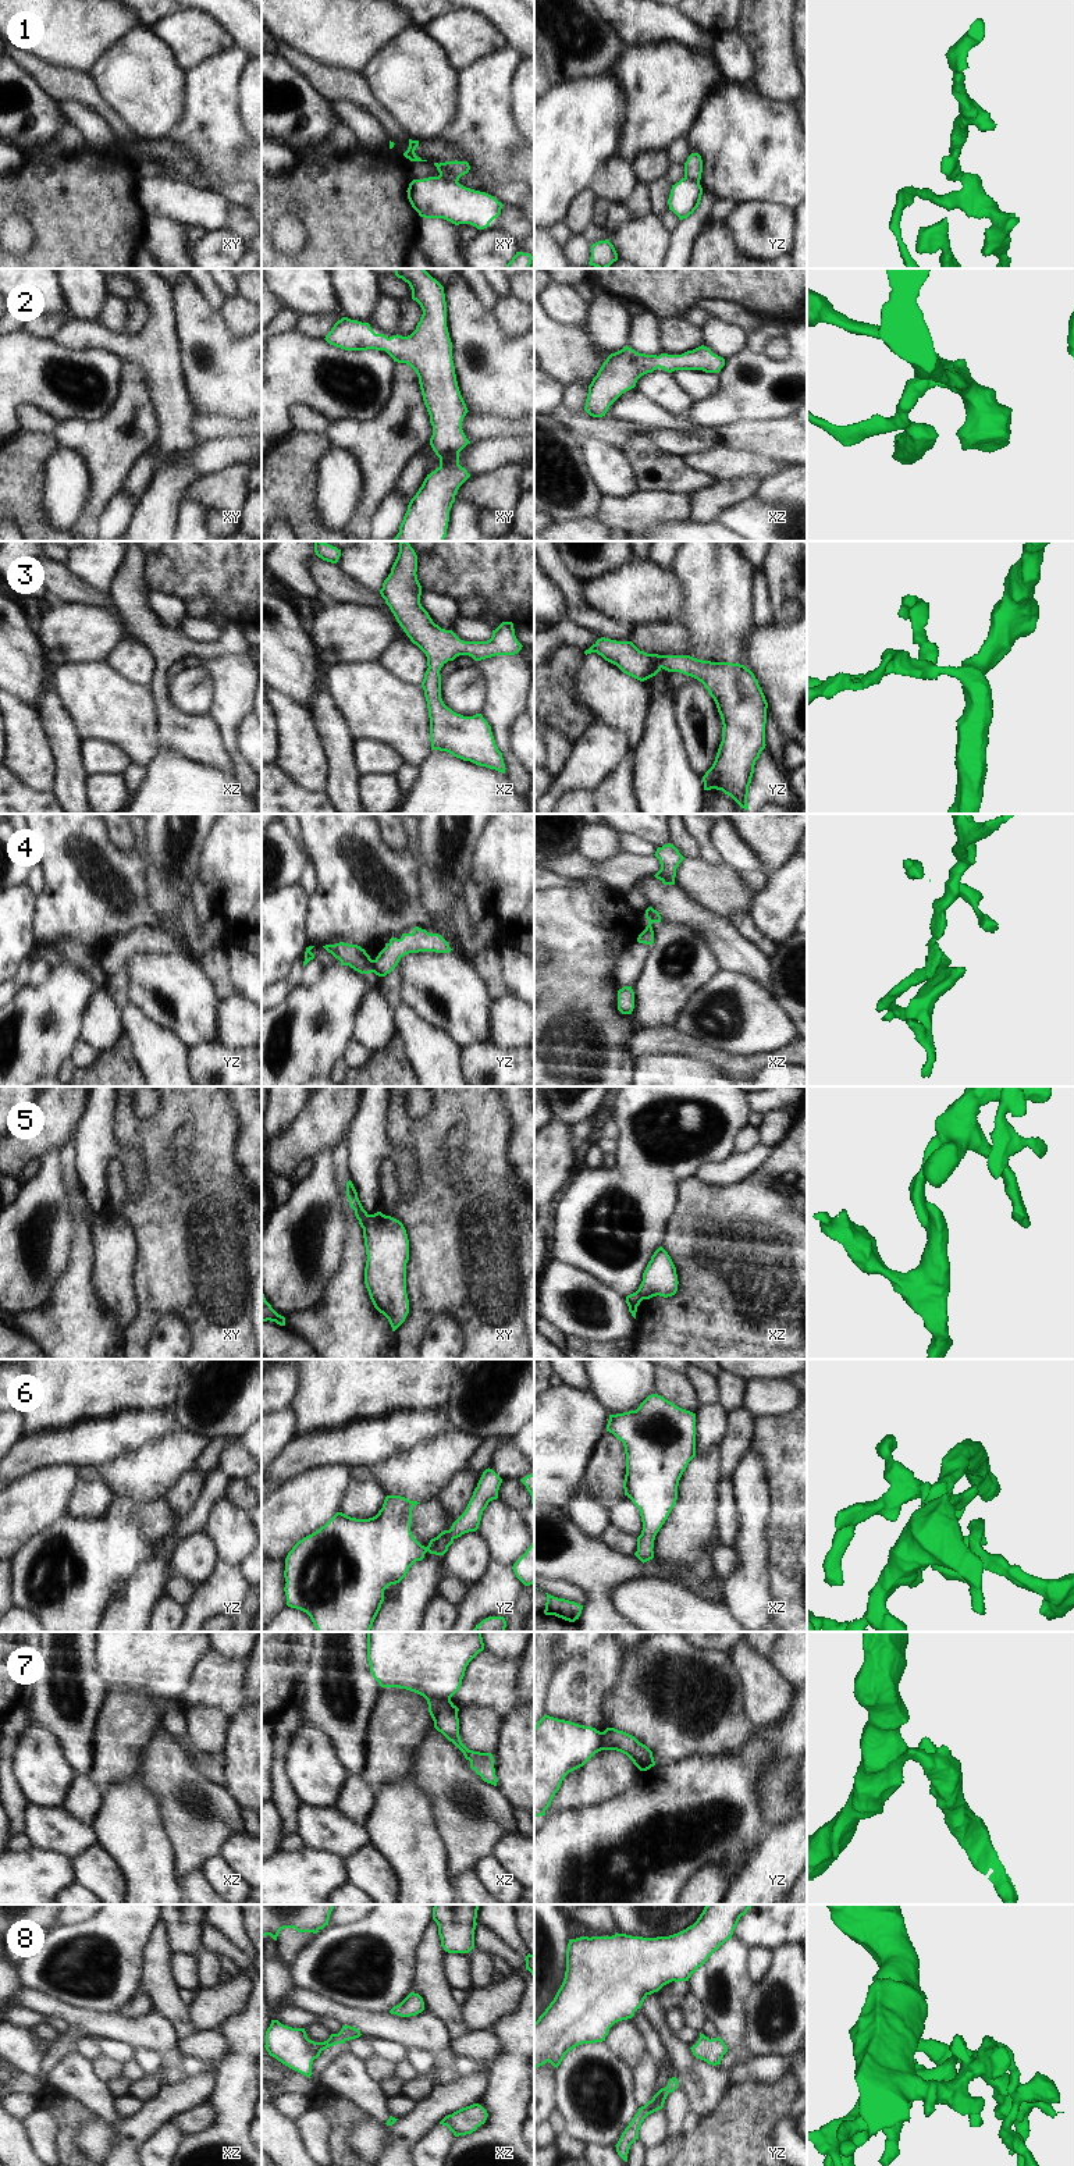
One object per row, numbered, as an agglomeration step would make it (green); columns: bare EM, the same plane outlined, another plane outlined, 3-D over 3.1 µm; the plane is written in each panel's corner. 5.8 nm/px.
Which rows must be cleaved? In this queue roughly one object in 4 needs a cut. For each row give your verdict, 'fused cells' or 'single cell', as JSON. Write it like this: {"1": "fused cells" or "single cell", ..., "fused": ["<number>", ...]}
{"1": "fused cells", "2": "single cell", "3": "single cell", "4": "fused cells", "5": "fused cells", "6": "single cell", "7": "fused cells", "8": "single cell", "fused": ["1", "4", "5", "7"]}

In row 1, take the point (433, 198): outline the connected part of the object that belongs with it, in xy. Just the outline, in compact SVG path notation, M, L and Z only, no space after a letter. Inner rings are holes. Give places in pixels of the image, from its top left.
M438 177L413 179L408 188L412 207L424 218L444 218L455 225L490 227L501 214L502 203L494 196Z

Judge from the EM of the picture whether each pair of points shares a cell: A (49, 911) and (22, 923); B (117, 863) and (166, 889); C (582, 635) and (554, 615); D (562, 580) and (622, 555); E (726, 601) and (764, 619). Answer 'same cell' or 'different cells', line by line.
A: different cells
B: different cells
C: different cells
D: different cells
E: different cells

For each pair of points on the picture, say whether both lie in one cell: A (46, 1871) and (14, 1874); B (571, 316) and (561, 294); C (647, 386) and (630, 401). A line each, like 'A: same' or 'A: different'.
A: same
B: same
C: different

